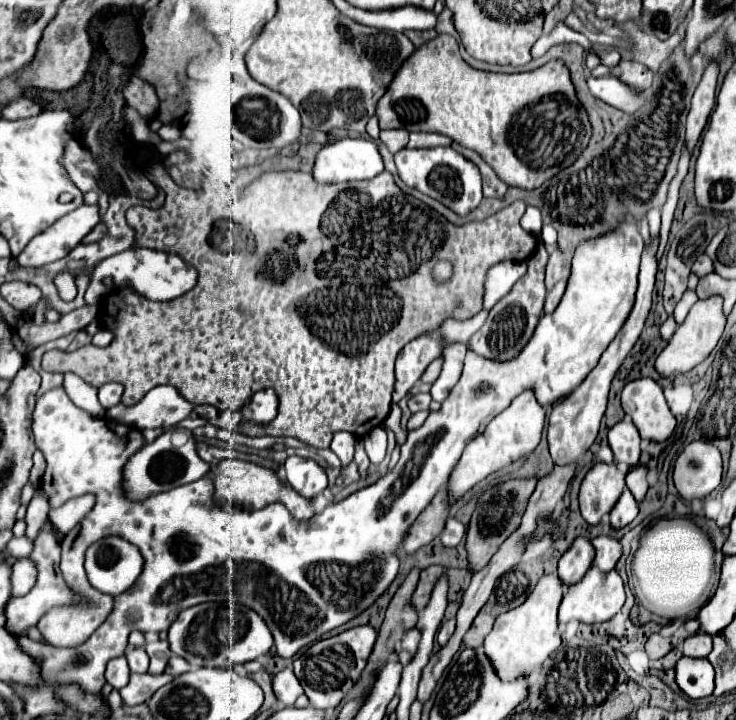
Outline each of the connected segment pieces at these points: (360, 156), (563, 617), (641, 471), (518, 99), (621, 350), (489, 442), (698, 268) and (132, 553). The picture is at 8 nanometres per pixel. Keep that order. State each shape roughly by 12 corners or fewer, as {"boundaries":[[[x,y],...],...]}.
{"boundaries":[[[342,138],[314,160],[318,184],[382,172],[372,140]],[[616,570],[566,588],[558,620],[606,622],[624,606]],[[646,464],[634,466],[626,486],[640,502],[648,490]],[[438,34],[376,104],[526,190],[592,134],[562,60],[482,72]],[[658,236],[644,246],[636,302],[588,378],[548,424],[556,466],[598,436],[608,390],[650,312]],[[526,390],[468,442],[444,486],[458,502],[538,446],[544,408]],[[702,254],[692,270],[698,276],[706,276],[714,270],[710,256]],[[108,536],[86,552],[90,584],[126,592],[142,570],[138,548]]]}

